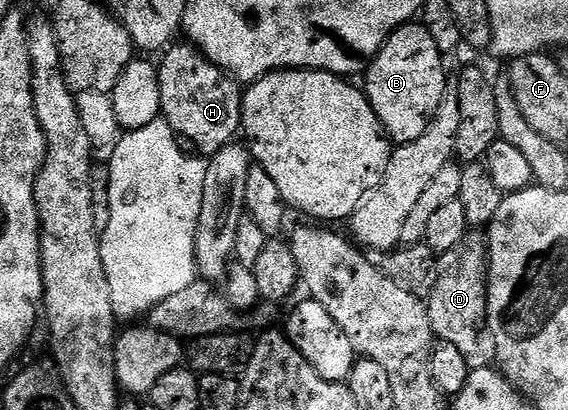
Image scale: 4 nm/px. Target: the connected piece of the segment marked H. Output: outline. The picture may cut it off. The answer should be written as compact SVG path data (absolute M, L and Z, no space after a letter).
M189 42L184 43L166 47L163 52L165 57L157 64L161 116L182 141L190 140L198 148L194 148L198 153L212 158L221 148L234 143L236 136L233 135L242 131L243 88L200 48Z

